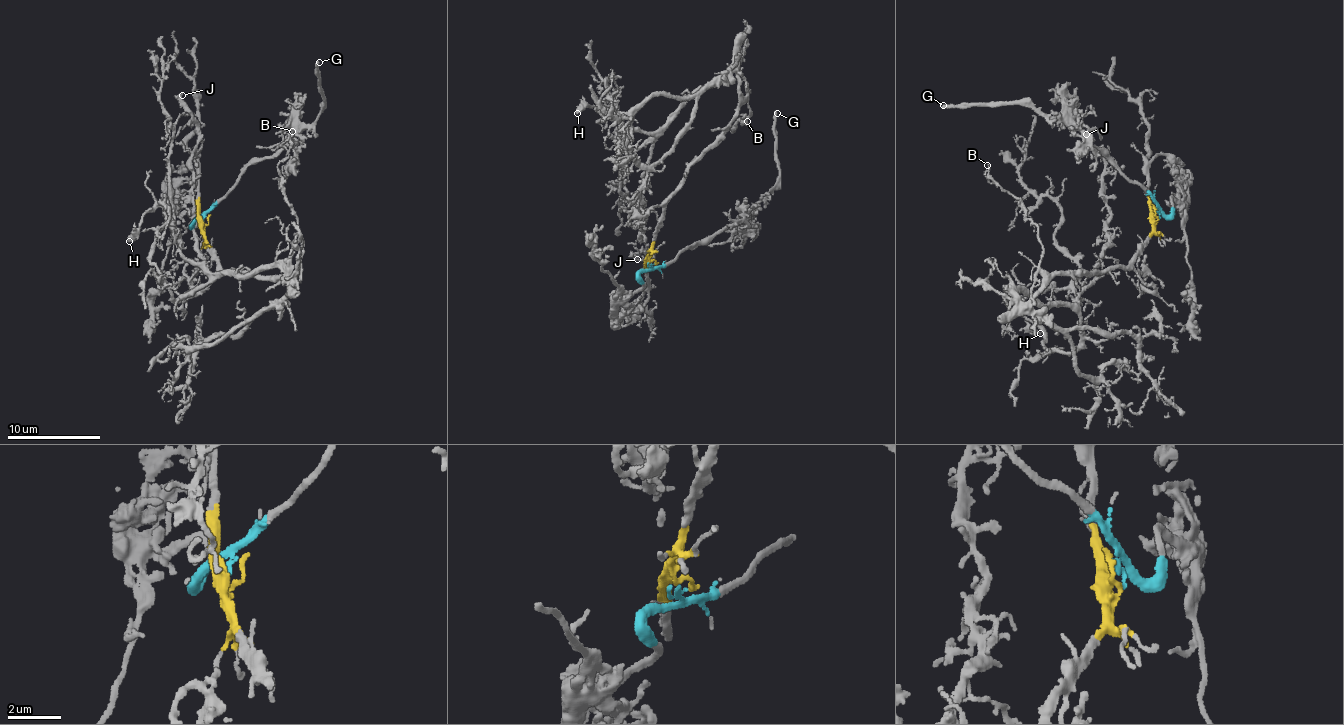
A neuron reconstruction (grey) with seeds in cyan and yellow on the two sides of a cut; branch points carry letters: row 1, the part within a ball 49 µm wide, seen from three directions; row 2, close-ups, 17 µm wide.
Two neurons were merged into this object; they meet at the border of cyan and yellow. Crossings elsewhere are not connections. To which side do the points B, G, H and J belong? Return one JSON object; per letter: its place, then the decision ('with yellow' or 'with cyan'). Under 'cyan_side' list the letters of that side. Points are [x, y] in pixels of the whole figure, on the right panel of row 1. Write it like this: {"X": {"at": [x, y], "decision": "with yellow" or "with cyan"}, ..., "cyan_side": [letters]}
{"B": {"at": [987, 165], "decision": "with yellow"}, "G": {"at": [943, 105], "decision": "with cyan"}, "H": {"at": [1040, 333], "decision": "with yellow"}, "J": {"at": [1086, 134], "decision": "with yellow"}, "cyan_side": ["G"]}

